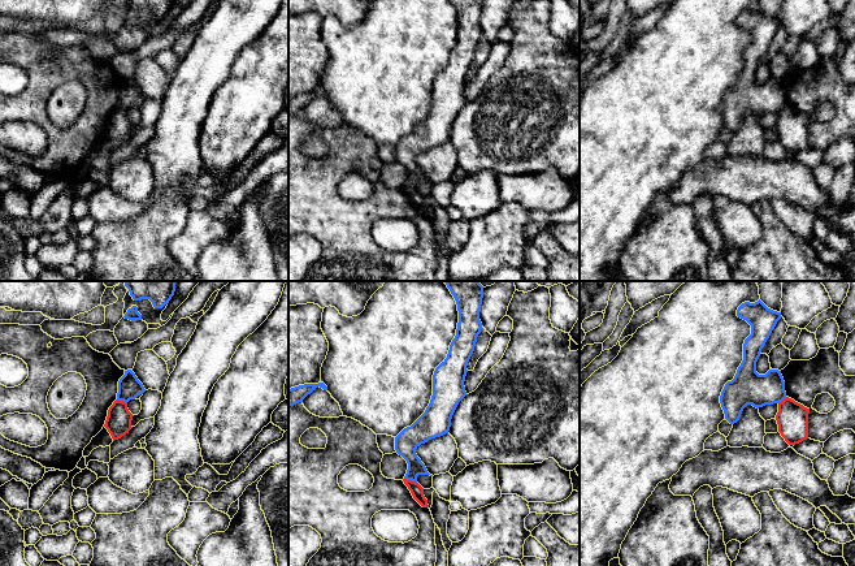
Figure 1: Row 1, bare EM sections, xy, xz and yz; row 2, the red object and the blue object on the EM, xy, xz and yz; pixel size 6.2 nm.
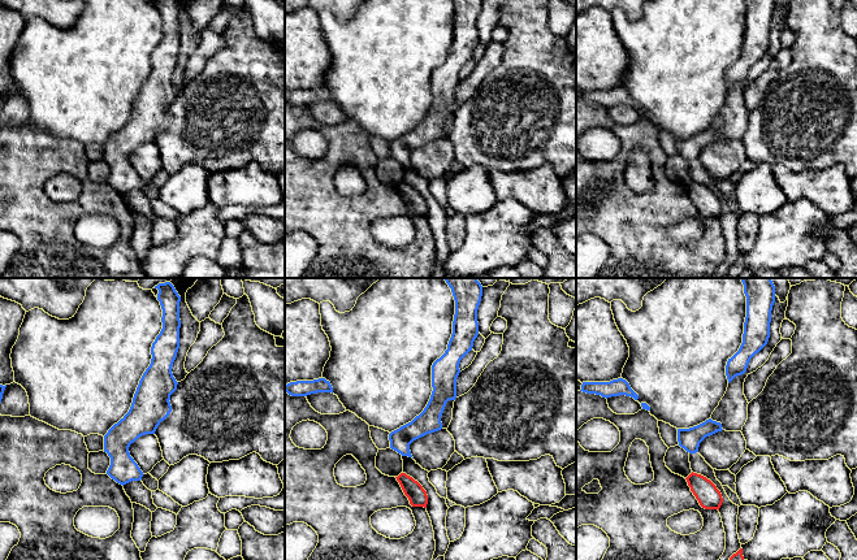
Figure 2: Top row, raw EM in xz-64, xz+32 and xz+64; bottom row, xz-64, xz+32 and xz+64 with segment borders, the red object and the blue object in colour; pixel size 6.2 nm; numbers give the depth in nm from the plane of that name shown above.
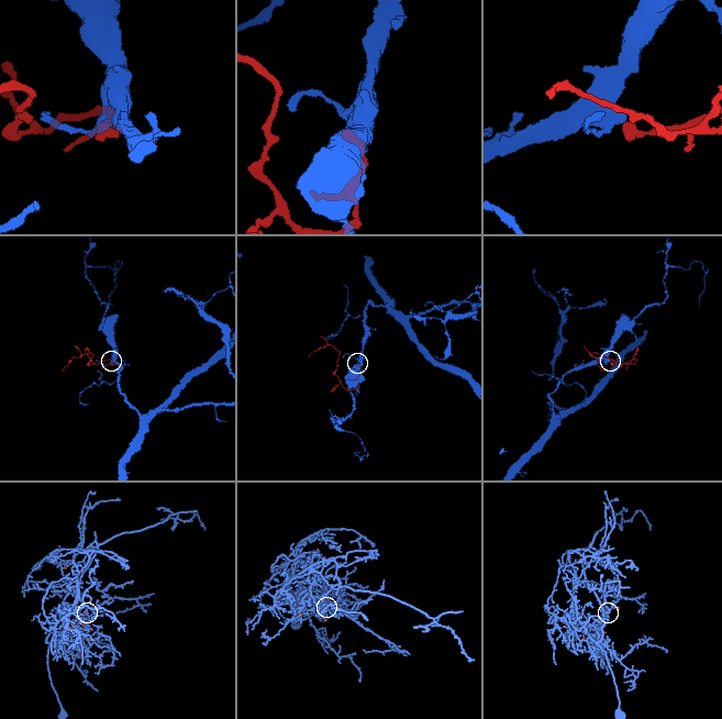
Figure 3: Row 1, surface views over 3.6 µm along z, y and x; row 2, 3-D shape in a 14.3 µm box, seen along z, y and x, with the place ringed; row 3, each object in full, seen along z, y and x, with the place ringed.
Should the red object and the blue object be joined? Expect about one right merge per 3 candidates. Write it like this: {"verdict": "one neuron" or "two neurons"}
{"verdict": "two neurons"}

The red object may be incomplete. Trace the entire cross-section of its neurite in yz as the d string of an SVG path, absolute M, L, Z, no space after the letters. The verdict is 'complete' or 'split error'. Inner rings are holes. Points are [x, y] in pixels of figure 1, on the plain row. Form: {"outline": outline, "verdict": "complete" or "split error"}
{"outline": "M786 105L778 112L776 129L778 141L789 154L795 154L808 147L810 117Z", "verdict": "complete"}

